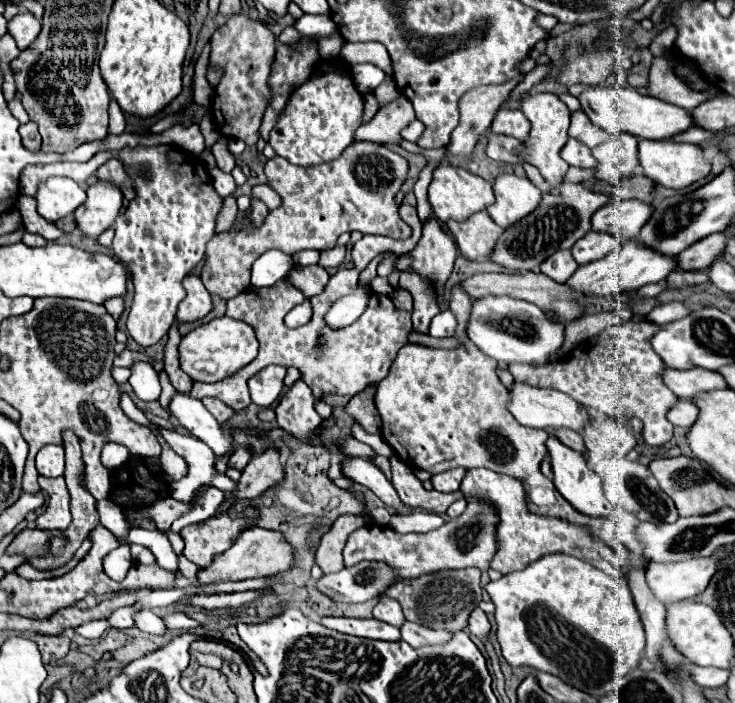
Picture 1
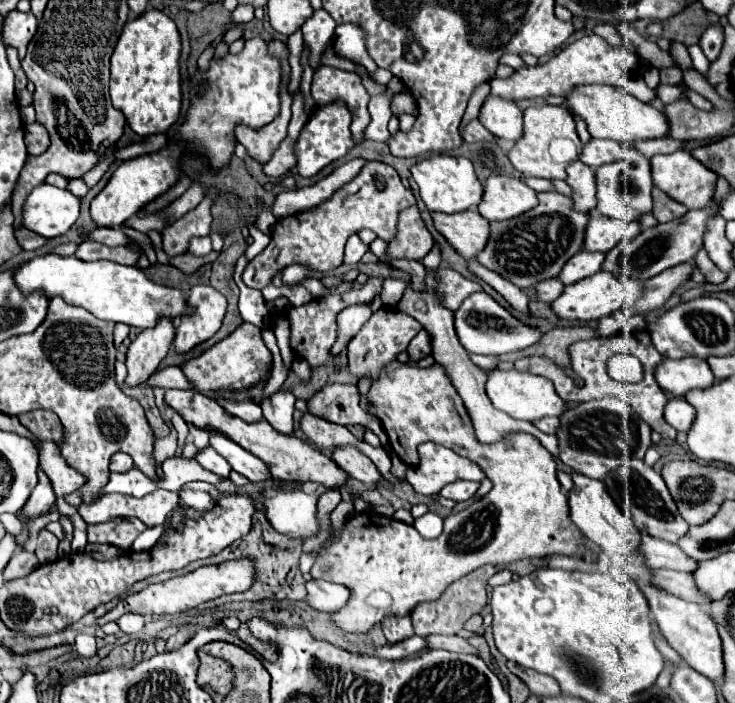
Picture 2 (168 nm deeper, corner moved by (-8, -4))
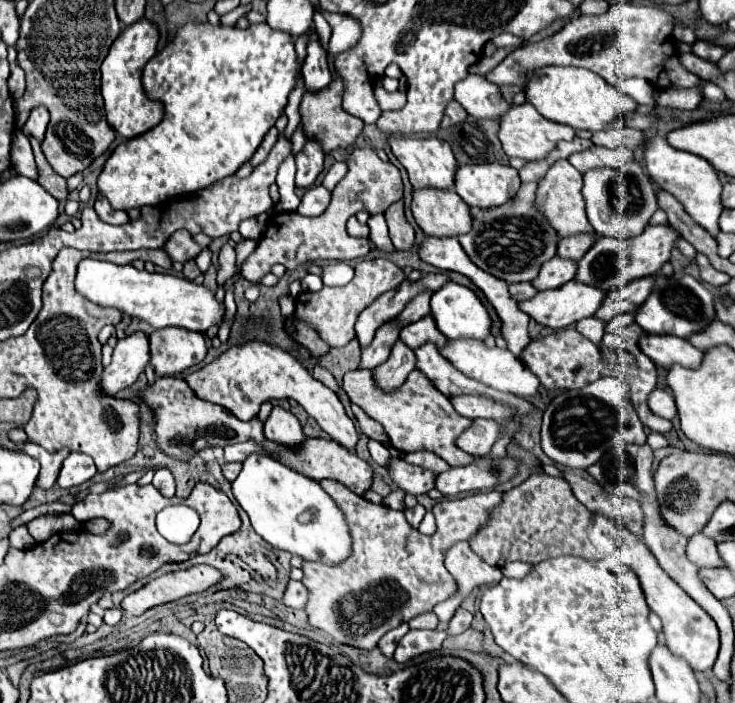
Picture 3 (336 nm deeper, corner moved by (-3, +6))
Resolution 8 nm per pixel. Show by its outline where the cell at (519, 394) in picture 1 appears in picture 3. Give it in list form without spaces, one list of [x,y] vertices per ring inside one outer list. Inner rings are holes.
[[[461,337],[459,341],[447,341],[439,353],[451,363],[455,365],[461,373],[465,373],[467,377],[481,381],[493,389],[499,389],[503,393],[513,393],[517,397],[531,397],[539,391],[539,379],[529,373],[529,369],[523,365],[521,359],[513,357],[511,351],[507,349],[499,349],[499,347],[487,347],[483,341],[467,341],[465,337]]]

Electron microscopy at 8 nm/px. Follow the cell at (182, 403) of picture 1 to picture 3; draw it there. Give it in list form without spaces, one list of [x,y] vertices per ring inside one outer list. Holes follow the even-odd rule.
[[[249,455],[243,461],[239,477],[231,491],[249,515],[255,533],[271,547],[299,555],[303,561],[339,565],[351,555],[351,533],[339,505],[321,489],[321,485],[299,471],[271,457]]]

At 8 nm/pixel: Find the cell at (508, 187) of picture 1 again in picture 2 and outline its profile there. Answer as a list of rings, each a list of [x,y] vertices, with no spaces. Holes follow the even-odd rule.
[[[490,177],[484,183],[484,197],[478,211],[488,221],[504,221],[536,207],[538,193],[514,177]]]

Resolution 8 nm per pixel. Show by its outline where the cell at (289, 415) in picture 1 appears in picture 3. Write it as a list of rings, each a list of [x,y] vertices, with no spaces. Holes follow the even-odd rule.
[[[391,459],[389,473],[397,487],[405,489],[407,493],[413,495],[423,495],[429,493],[435,487],[435,473],[429,469],[419,469],[417,465],[409,465],[403,459]]]

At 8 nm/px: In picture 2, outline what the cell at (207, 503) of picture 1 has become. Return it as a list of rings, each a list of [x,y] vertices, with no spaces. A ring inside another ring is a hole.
[[[178,491],[180,501],[196,511],[212,511],[212,507],[216,505],[216,499],[210,493],[204,491]]]

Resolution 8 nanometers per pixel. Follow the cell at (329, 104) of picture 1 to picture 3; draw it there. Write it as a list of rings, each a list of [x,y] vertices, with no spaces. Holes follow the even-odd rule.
[[[307,139],[303,151],[295,155],[295,163],[297,163],[295,187],[309,189],[315,183],[317,175],[323,171],[323,159],[325,157],[323,157],[319,143],[313,139]]]

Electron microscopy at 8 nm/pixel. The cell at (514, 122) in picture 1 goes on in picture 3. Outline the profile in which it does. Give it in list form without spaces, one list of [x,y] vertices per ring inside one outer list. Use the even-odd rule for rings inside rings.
[[[467,75],[455,85],[453,99],[477,119],[499,119],[511,105],[501,97],[499,87],[481,75]]]

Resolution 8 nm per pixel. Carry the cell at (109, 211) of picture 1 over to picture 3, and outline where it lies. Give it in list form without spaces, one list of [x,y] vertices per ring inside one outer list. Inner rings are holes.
[[[205,21],[205,23],[187,23],[187,25],[179,27],[175,31],[173,41],[167,43],[165,49],[159,51],[143,67],[143,77],[141,77],[143,91],[151,97],[151,101],[161,101],[163,103],[163,119],[151,131],[121,143],[113,151],[113,155],[107,159],[107,163],[105,163],[105,167],[103,167],[101,175],[99,175],[99,191],[109,199],[113,209],[133,209],[133,207],[143,207],[143,205],[157,205],[161,201],[167,201],[167,199],[183,195],[183,193],[197,193],[197,191],[203,191],[203,189],[215,185],[217,181],[223,181],[225,177],[233,175],[243,163],[247,163],[251,159],[251,155],[257,151],[257,147],[261,145],[261,141],[267,135],[267,131],[285,113],[285,107],[287,107],[287,101],[289,101],[289,93],[293,91],[299,75],[301,75],[301,61],[297,59],[297,53],[295,53],[293,35],[291,33],[283,33],[283,31],[275,31],[267,23],[249,25],[247,29],[225,27],[225,25],[211,25],[209,21]]]

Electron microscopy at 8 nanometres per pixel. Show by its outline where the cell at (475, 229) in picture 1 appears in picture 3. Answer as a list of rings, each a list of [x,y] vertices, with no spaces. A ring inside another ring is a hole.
[[[449,189],[413,191],[411,213],[423,233],[431,237],[457,237],[471,231],[469,205]]]

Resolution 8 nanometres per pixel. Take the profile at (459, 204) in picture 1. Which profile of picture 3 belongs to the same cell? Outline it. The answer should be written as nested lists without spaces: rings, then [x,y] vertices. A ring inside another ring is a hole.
[[[389,137],[389,147],[393,155],[399,159],[399,163],[407,169],[409,181],[413,189],[423,187],[437,187],[437,189],[451,189],[453,187],[453,175],[457,161],[453,157],[453,151],[447,141],[437,137]]]

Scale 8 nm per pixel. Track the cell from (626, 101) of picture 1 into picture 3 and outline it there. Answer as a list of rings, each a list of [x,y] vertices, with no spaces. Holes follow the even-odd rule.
[[[543,67],[529,73],[523,93],[527,101],[549,121],[569,125],[573,129],[587,129],[587,131],[601,131],[617,119],[621,111],[633,111],[637,103],[625,97],[619,89],[605,83],[599,75],[591,73],[589,69],[579,67]]]

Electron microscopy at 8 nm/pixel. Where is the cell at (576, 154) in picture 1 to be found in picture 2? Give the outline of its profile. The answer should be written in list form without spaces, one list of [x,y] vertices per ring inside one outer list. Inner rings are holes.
[[[576,161],[566,167],[568,179],[566,183],[576,191],[574,207],[578,211],[592,211],[596,207],[596,177],[592,167],[584,167],[584,163]]]

